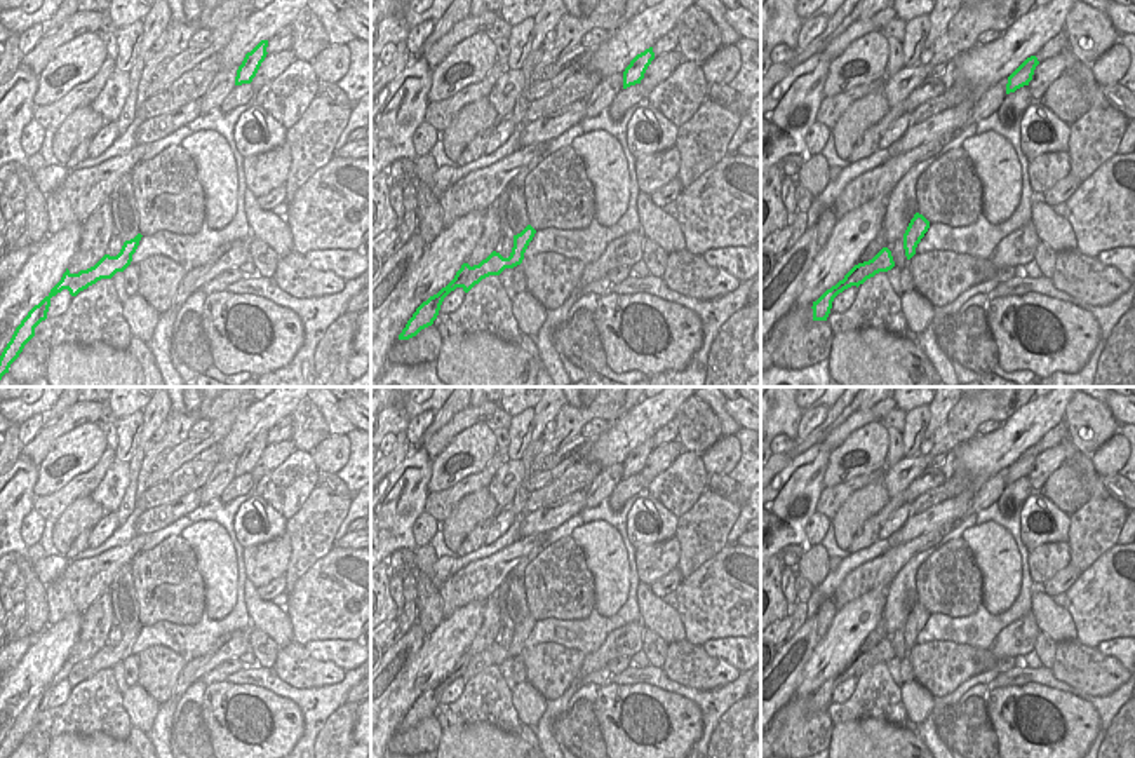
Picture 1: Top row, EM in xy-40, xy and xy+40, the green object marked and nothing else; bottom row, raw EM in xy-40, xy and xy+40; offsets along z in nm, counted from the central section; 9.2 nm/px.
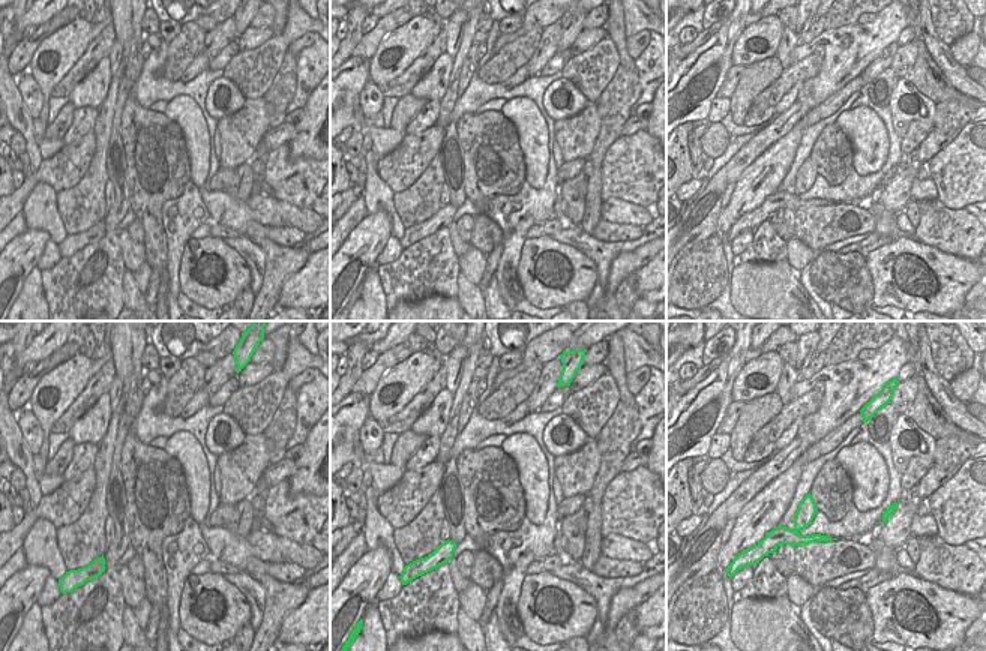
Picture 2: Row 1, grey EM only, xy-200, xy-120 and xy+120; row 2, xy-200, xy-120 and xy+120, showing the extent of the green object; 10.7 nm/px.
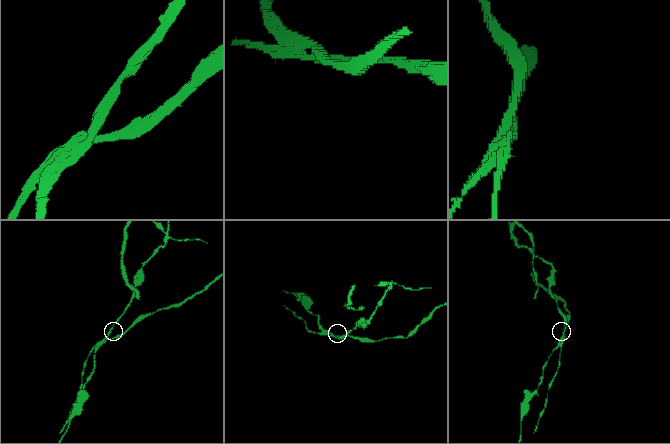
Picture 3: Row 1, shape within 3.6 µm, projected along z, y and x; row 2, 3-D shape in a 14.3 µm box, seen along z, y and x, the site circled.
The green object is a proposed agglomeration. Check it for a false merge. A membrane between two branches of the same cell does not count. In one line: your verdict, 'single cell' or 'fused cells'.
fused cells

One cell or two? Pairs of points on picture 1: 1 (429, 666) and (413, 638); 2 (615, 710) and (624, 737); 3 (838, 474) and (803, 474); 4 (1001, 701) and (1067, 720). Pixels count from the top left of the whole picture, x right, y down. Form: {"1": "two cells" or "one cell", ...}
{"1": "two cells", "2": "one cell", "3": "two cells", "4": "one cell"}

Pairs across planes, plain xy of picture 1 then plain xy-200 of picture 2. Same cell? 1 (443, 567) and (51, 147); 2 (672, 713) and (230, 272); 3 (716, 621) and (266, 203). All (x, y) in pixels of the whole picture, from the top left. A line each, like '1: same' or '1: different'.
1: same
2: same
3: different

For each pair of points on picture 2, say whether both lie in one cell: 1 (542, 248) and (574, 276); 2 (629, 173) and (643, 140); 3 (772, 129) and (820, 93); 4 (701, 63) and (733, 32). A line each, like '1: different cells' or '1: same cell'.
1: same cell
2: same cell
3: different cells
4: same cell

